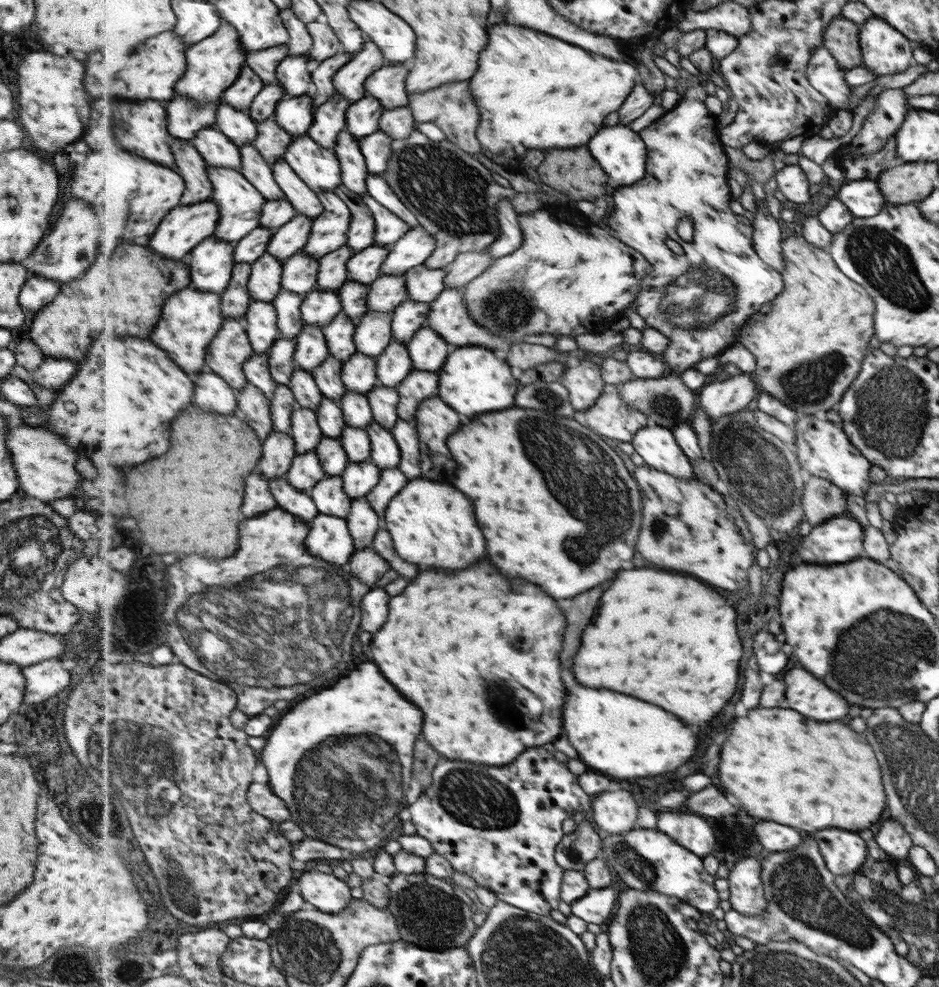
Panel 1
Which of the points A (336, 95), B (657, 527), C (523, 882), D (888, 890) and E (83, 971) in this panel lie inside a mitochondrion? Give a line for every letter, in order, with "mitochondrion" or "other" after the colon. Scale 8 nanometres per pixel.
A: other
B: mitochondrion
C: other
D: mitochondrion
E: mitochondrion

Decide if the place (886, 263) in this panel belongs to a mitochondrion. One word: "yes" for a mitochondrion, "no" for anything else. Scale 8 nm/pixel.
yes

